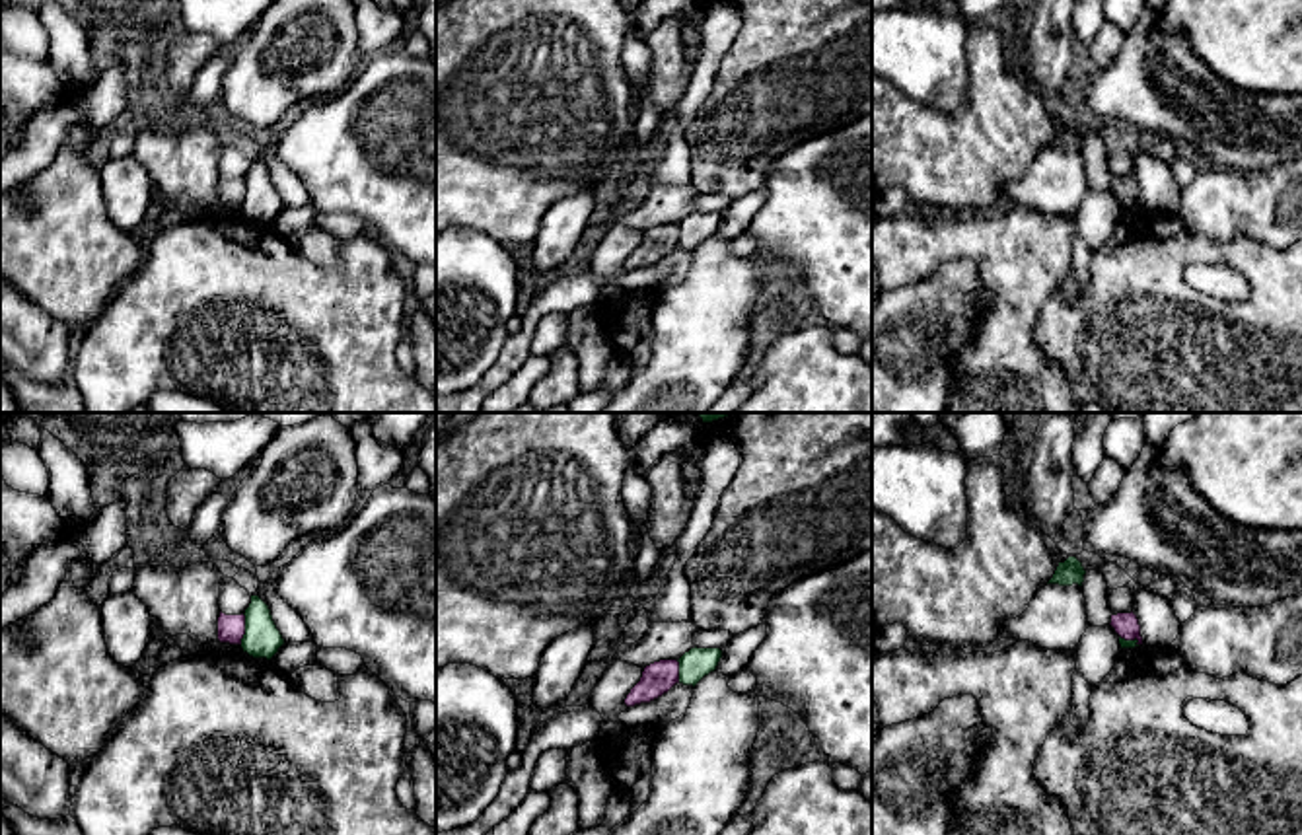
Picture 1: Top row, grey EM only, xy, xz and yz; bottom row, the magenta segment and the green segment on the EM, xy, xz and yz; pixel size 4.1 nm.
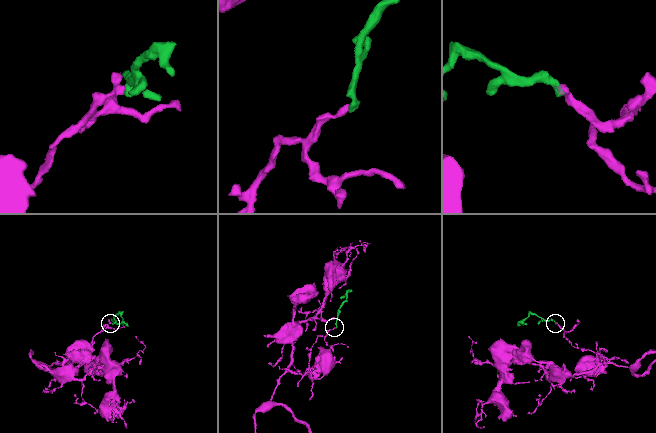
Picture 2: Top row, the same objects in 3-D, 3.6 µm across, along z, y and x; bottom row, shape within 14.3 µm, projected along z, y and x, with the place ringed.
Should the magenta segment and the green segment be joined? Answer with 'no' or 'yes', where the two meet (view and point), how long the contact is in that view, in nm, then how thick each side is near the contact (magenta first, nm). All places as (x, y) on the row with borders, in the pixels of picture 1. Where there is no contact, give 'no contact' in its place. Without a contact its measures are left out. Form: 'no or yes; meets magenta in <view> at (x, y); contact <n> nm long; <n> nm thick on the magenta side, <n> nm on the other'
no; meets magenta in xy at (244, 629); contact 130 nm long; 110 nm thick on the magenta side, 150 nm on the other

